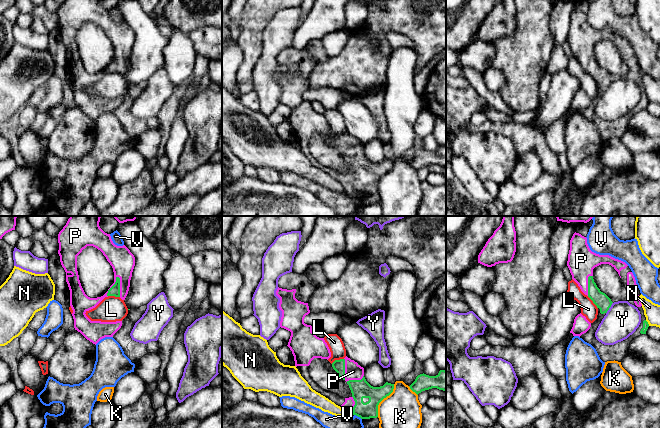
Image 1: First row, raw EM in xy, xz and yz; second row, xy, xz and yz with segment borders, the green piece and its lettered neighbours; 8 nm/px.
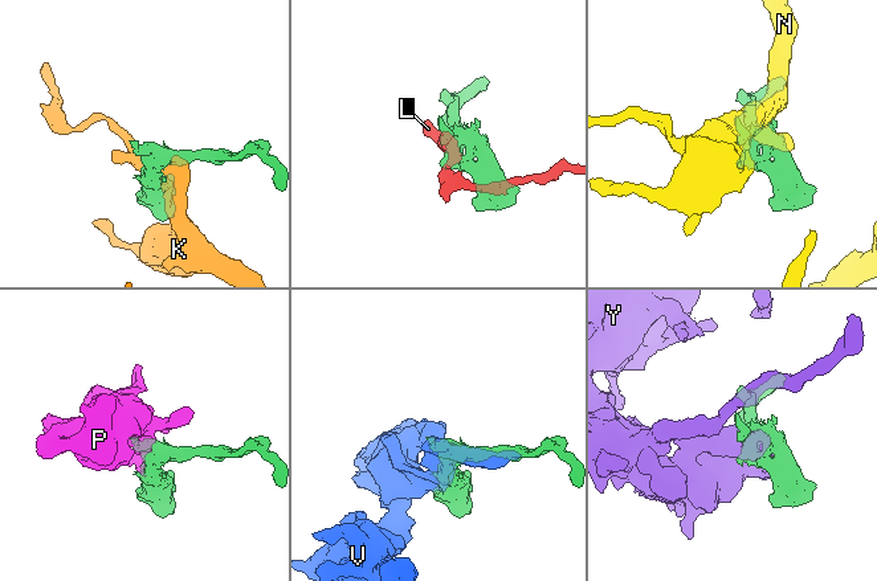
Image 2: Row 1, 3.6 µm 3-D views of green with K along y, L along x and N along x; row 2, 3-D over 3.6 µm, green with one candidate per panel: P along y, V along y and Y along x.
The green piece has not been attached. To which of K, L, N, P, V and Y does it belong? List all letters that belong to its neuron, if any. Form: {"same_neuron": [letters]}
{"same_neuron": ["P"]}

